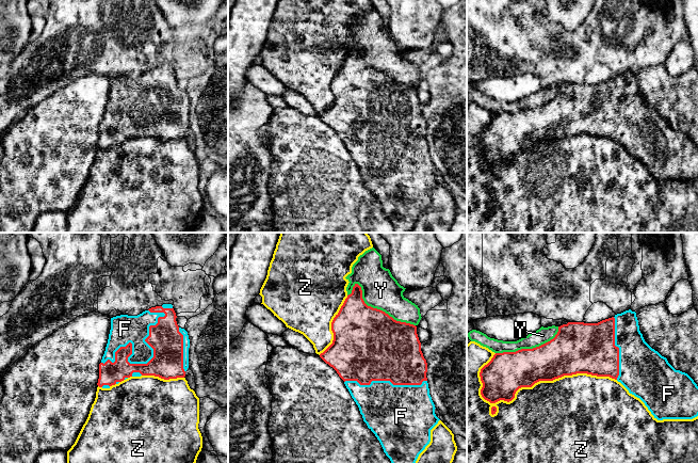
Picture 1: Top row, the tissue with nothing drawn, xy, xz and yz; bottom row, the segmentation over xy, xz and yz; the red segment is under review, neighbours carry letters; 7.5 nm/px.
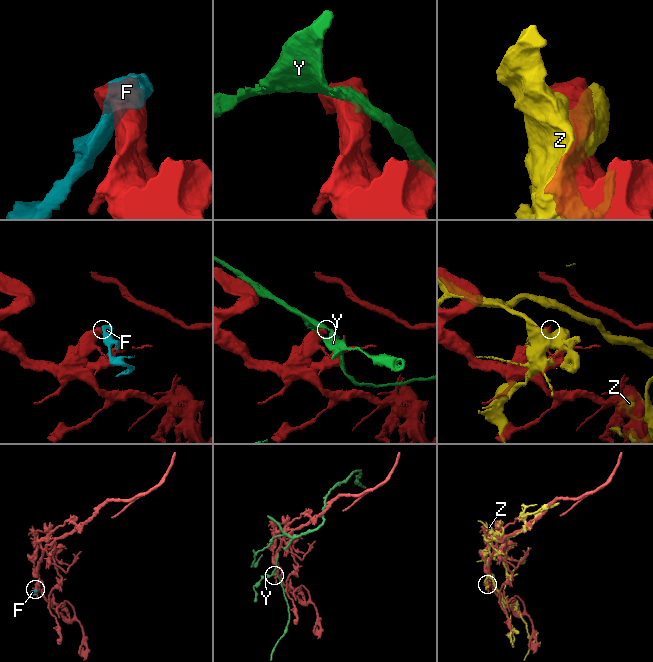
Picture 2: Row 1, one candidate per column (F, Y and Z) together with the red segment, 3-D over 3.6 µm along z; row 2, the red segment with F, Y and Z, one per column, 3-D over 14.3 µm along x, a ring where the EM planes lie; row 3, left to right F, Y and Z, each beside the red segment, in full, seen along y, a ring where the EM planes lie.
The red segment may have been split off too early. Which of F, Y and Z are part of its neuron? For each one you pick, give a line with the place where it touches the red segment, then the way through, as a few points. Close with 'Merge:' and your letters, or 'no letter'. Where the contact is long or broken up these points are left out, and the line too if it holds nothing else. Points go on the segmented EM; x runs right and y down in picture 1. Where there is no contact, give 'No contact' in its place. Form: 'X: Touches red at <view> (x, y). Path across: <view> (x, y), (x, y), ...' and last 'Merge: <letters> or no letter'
F: Touches red at xy (138, 364)
Merge: F

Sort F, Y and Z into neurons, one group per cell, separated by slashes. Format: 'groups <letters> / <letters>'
groups F / Y / Z

